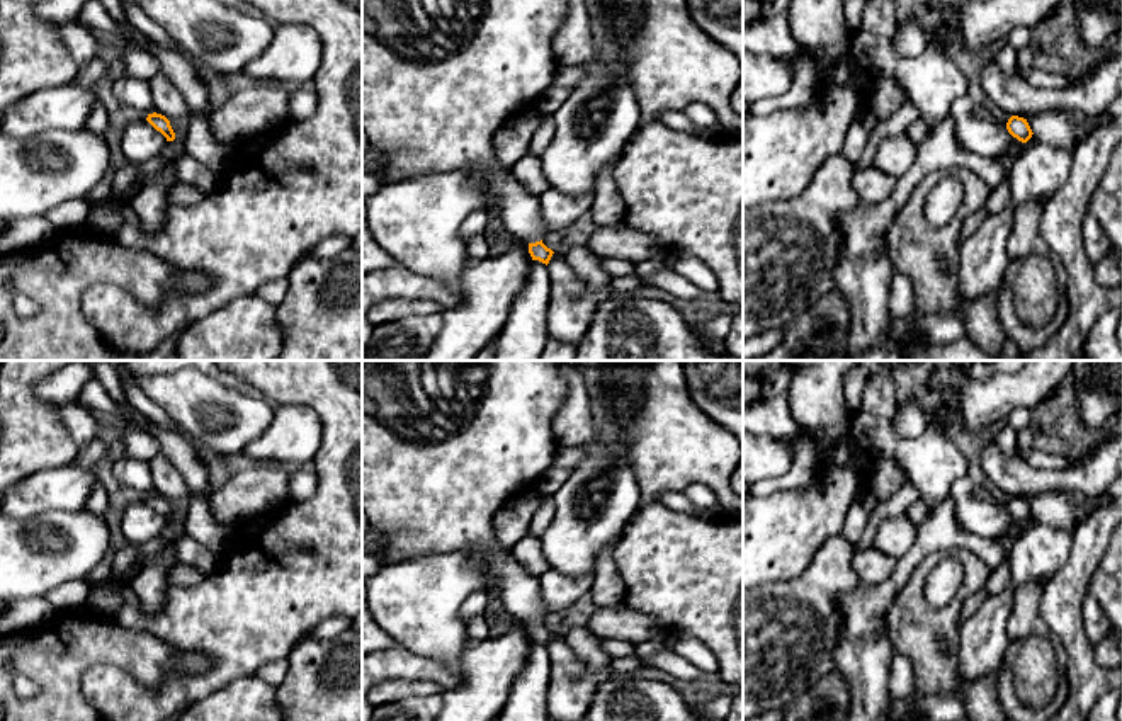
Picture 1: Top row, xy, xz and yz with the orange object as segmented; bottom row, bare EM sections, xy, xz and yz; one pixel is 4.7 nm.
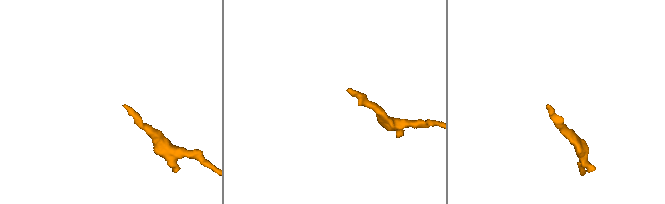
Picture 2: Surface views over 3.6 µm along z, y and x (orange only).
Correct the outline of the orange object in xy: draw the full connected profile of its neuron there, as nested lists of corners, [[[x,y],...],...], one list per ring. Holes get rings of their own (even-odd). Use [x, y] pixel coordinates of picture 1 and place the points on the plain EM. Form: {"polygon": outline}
{"polygon": [[[153,493],[153,495],[148,495],[146,502],[156,512],[160,512],[167,519],[167,522],[173,522],[175,520],[175,514],[173,514],[173,510],[170,507],[170,502],[165,497]]]}

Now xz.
{"polygon": [[[362,360],[362,512],[369,520],[369,527],[382,541],[377,559],[386,563],[406,561],[423,554],[456,554],[471,548],[481,548],[488,558],[484,570],[505,609],[520,622],[529,626],[532,641],[549,644],[552,631],[542,624],[544,604],[541,597],[539,578],[532,576],[512,554],[503,549],[493,537],[491,524],[495,514],[503,508],[517,493],[534,485],[542,471],[546,471],[559,442],[552,430],[552,420],[566,400],[566,383],[559,372],[561,360]]]}

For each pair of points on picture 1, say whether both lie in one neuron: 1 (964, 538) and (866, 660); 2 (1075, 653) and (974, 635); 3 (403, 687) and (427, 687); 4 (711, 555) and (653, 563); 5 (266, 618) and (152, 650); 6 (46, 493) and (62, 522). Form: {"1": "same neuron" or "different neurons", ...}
{"1": "same neuron", "2": "different neurons", "3": "same neuron", "4": "same neuron", "5": "different neurons", "6": "different neurons"}

